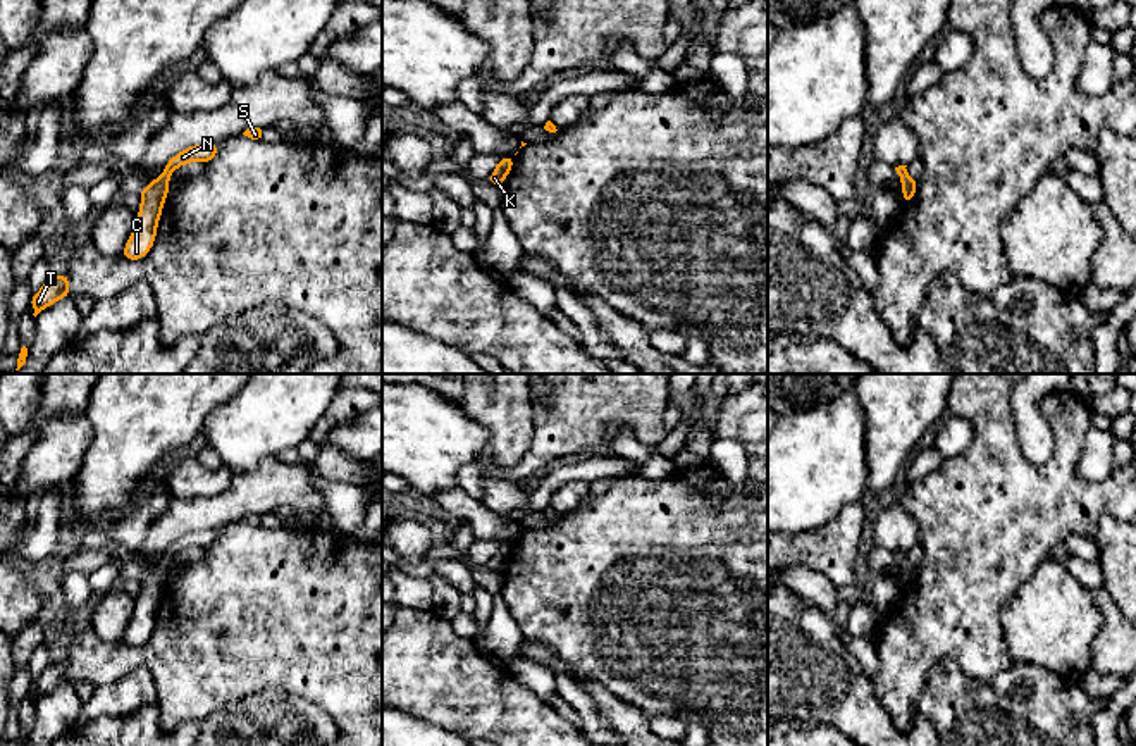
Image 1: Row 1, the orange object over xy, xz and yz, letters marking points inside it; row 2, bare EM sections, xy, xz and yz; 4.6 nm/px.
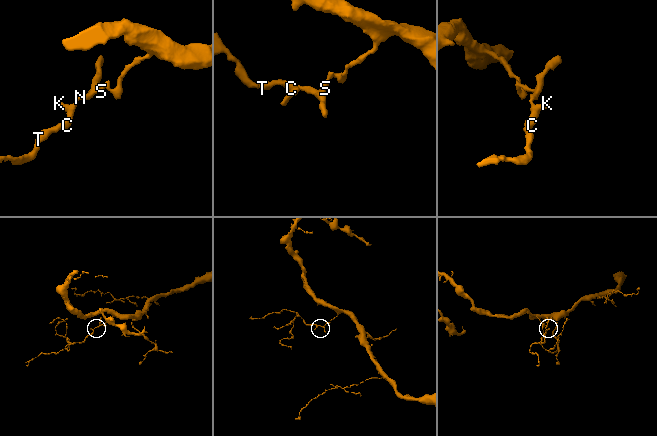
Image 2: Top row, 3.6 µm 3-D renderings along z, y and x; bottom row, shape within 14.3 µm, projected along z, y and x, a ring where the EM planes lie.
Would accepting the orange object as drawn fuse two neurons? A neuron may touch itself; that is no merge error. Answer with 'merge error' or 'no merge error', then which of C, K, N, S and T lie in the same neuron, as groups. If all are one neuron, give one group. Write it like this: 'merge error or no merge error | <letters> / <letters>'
no merge error | C K N S T

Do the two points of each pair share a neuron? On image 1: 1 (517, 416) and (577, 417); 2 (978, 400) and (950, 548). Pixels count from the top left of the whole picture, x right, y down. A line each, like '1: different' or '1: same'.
1: different
2: same

